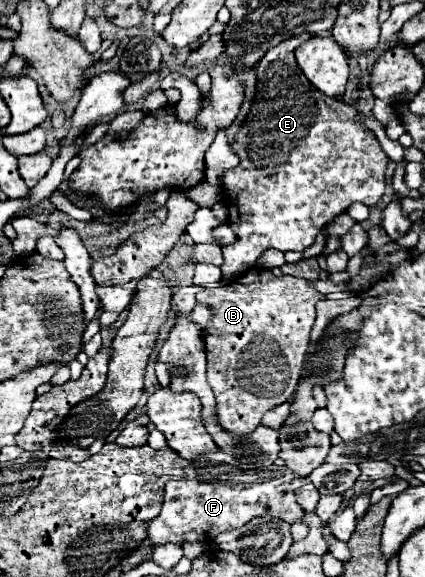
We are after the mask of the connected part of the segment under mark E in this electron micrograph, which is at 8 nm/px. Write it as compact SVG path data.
M310 34L286 38L282 44L268 50L268 54L264 54L264 58L256 64L256 98L244 126L232 144L240 164L234 170L228 170L222 180L226 206L230 210L228 224L238 236L236 244L222 246L224 264L220 268L224 280L234 280L244 274L256 264L256 258L260 258L264 250L274 248L280 252L302 252L310 248L316 234L338 214L346 212L352 202L374 206L384 196L386 166L390 160L380 148L376 136L358 120L356 108L348 106L346 102L334 100L336 110L332 110L326 104L328 96L308 82L294 58L294 50L310 38Z

